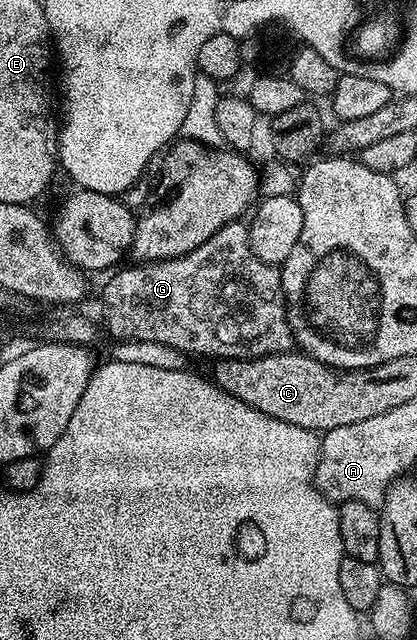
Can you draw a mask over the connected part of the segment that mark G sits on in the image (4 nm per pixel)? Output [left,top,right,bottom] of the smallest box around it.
[100,221,294,359]

